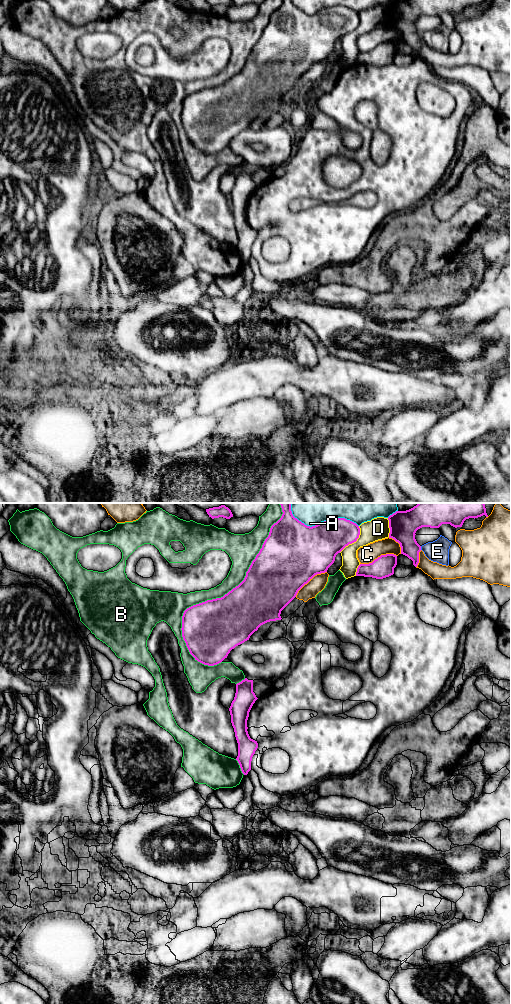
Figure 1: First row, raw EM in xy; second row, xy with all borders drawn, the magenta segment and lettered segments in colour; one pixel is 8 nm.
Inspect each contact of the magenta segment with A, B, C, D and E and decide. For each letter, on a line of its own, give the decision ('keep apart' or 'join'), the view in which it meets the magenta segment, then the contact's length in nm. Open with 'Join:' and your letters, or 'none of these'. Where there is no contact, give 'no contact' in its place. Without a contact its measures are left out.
Join: none of these
A: keep apart; contact in xy; length 550 nm
B: keep apart; contact in xy; length 1400 nm
C: keep apart; contact in xy; length 300 nm
D: keep apart; contact in xy; length 280 nm
E: keep apart; contact in xy; length 30 nm

